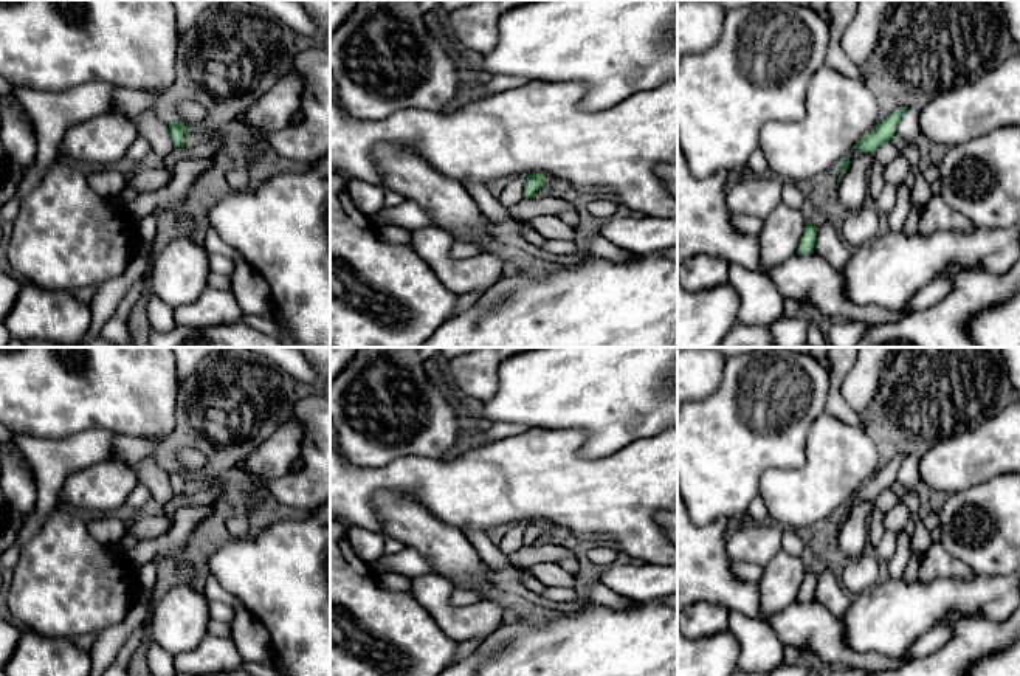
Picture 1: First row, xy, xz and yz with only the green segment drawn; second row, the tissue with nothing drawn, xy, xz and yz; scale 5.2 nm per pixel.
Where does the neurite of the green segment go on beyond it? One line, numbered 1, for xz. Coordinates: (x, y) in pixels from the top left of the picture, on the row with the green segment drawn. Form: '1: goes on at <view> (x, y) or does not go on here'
1: does not go on here

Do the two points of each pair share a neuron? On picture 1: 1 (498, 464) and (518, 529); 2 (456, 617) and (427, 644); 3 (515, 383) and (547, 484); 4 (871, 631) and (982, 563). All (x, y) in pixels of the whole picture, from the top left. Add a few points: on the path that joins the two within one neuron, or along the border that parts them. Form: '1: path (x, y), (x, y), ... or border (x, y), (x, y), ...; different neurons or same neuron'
1: border (526, 521), (516, 521), (507, 527); different neurons
2: border (419, 603), (447, 634), (458, 641); different neurons
3: border (530, 427), (568, 428); different neurons
4: border (975, 574), (1003, 575); different neurons

